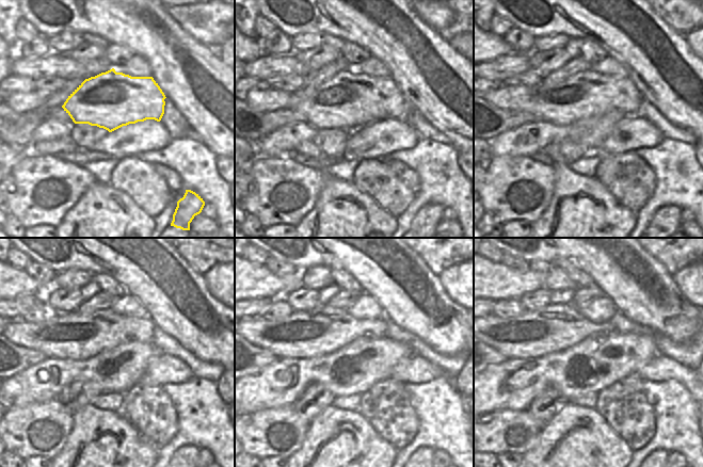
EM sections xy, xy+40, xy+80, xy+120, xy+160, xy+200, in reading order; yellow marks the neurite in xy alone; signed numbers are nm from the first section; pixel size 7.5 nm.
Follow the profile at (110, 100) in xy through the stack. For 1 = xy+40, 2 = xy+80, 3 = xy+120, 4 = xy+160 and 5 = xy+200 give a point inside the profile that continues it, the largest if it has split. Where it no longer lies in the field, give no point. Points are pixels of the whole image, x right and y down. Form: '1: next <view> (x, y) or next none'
1: next xy+40 (350, 100)
2: next xy+80 (588, 94)
3: next xy+120 (74, 336)
4: next xy+160 (321, 331)
5: next xy+200 (555, 327)

